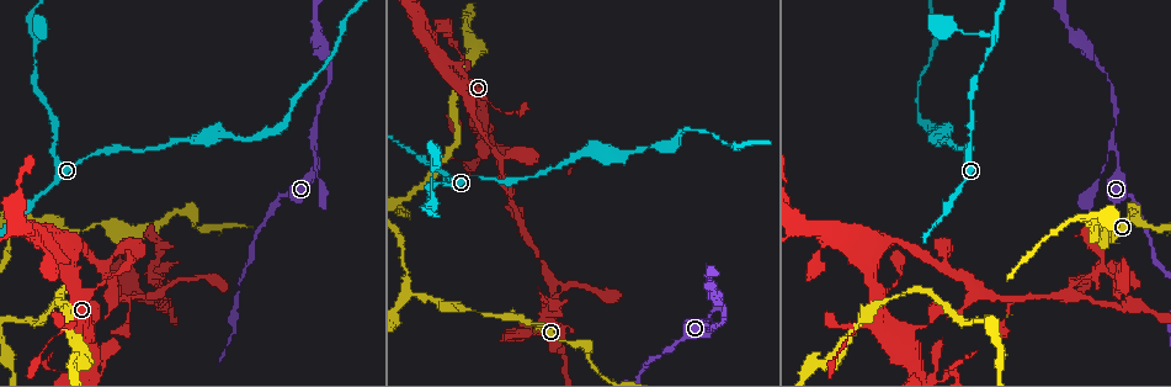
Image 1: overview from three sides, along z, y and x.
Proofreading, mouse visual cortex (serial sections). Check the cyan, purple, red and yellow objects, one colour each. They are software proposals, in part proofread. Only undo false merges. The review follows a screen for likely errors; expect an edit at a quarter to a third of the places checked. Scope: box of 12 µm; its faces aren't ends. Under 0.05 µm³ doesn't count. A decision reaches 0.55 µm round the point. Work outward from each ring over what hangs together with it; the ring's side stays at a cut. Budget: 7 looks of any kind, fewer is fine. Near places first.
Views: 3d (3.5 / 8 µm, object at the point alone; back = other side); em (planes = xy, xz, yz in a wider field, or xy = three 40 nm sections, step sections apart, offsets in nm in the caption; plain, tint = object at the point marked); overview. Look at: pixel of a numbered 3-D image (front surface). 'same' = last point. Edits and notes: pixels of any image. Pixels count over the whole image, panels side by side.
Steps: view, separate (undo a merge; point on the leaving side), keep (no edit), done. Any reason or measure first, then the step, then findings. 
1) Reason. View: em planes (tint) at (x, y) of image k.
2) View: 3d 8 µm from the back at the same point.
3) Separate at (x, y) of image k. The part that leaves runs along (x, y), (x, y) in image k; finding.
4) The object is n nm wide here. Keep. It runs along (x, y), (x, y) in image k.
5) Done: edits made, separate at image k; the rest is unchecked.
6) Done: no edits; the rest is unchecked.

Abrupt turn. View: 3d 3.5 µm at (705, 327) of image 1.

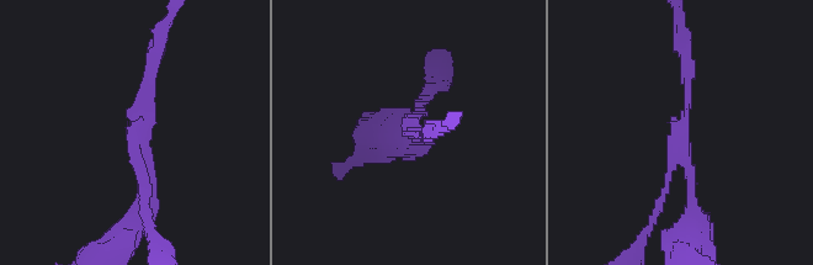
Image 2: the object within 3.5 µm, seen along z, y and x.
3 arms meet here; the arms are 150, 150, 250 nm wide. View: em xy step 3 (tint) at (679, 154) of image 2.

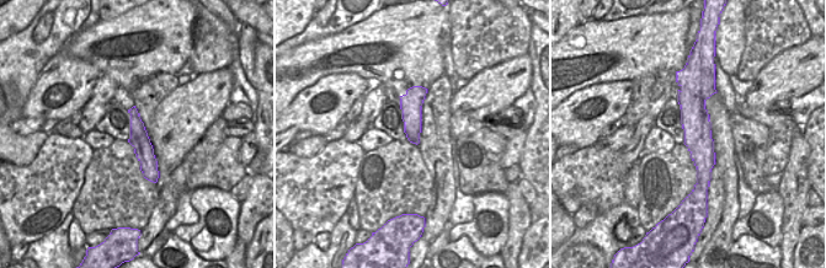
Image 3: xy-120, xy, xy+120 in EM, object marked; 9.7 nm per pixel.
Separate at (420, 102) of image 2. A second cell is stuck on.

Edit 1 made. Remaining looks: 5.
View: overview.

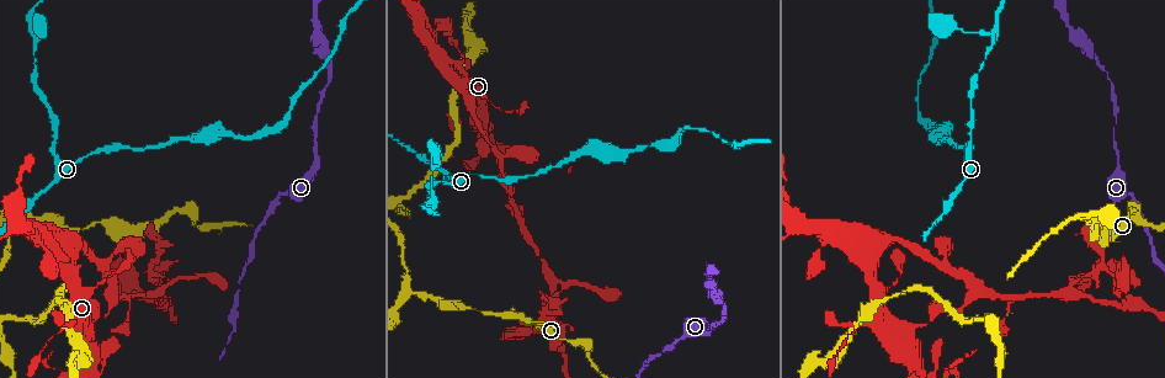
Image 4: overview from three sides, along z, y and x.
Three-way junction. View: 3d 8 µm at (431, 203) of image 4.

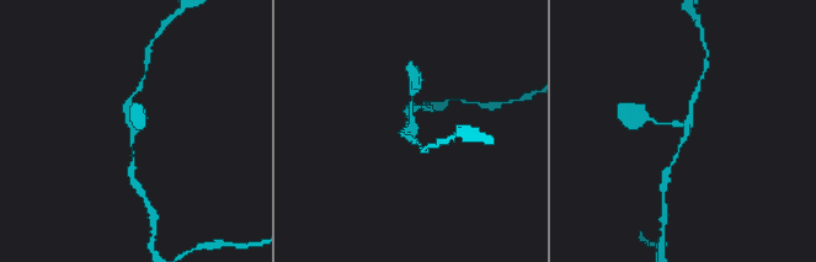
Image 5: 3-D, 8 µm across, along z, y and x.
Zoom in. View: 3d 3.5 µm at (407, 128) of image 5.

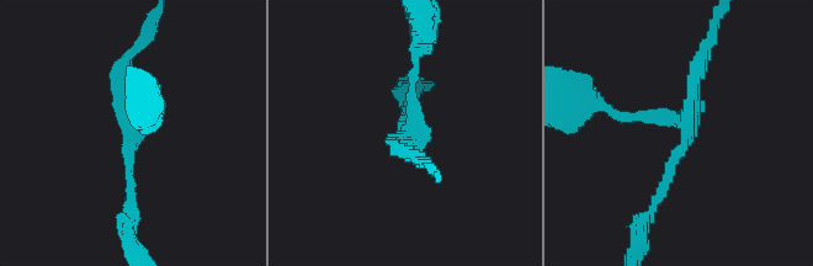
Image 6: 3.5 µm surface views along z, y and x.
Need the tissue. View: em xy step 2 (tint) at (407, 136) of image 6.

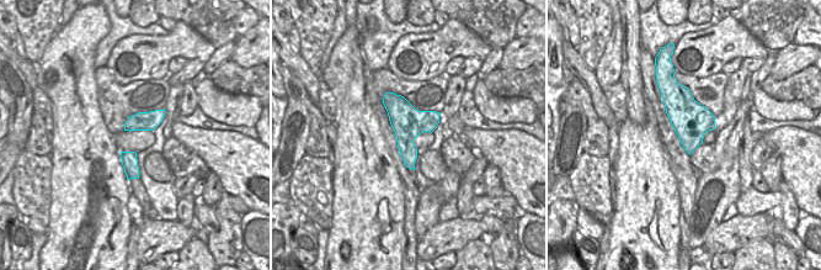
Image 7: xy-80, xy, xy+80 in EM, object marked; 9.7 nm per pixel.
3 arms meet here; the arms are 150, 150, 200 nm wide. Keep. It runs along (655, 200), (684, 124), (609, 108) in image 6; continuous, no second cell.

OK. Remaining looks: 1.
Done: edits made, separate at image 2; the rest is unchecked.

